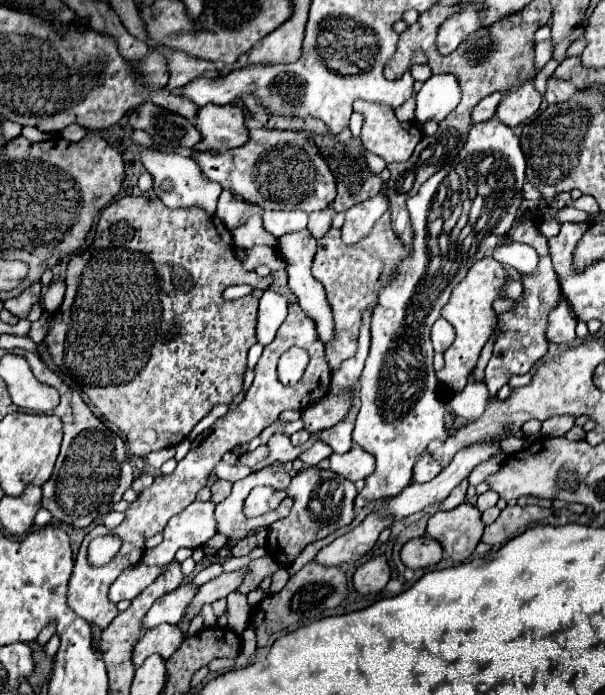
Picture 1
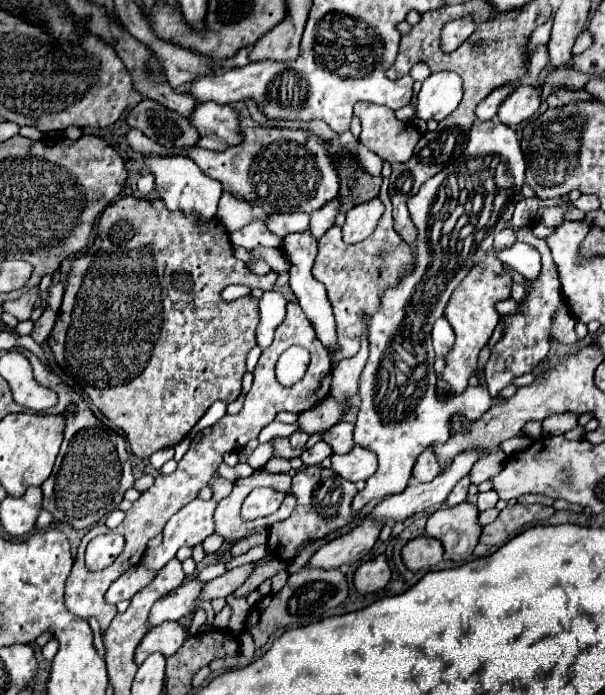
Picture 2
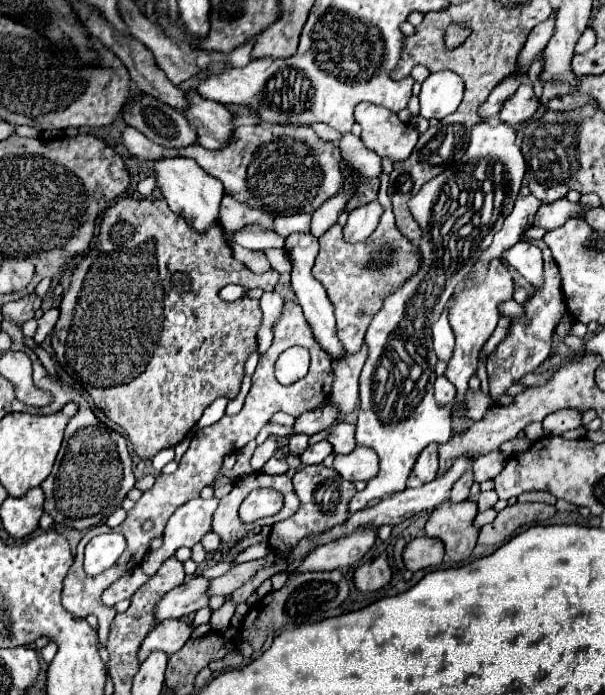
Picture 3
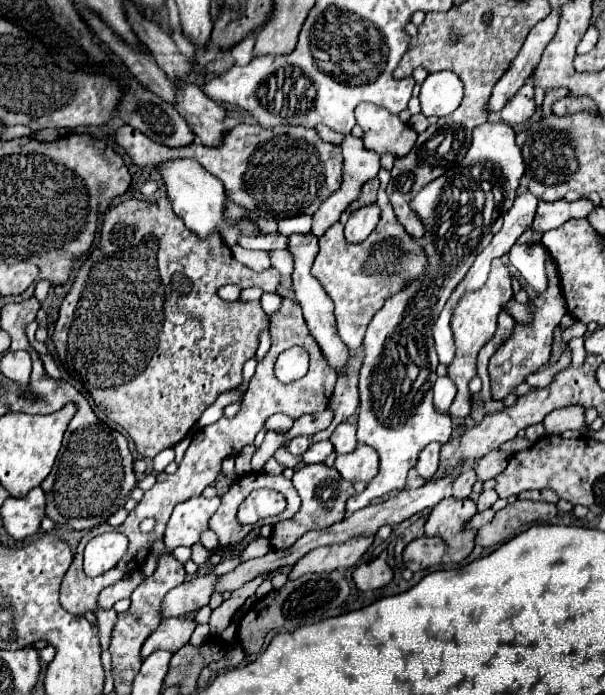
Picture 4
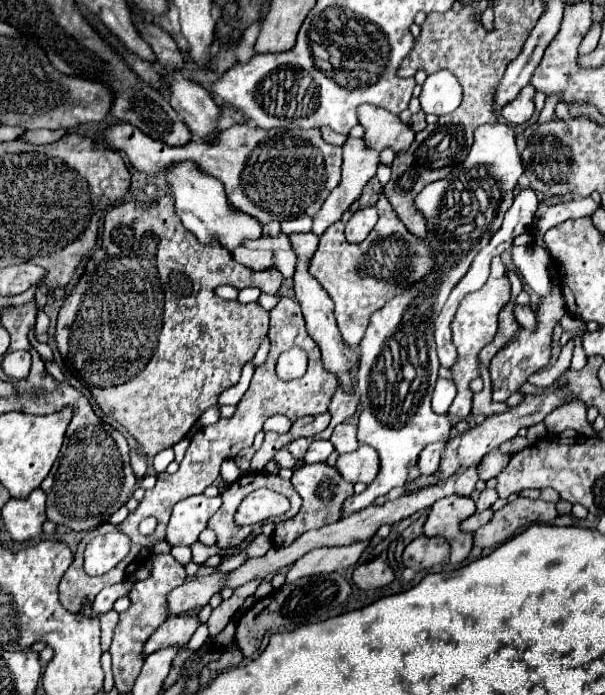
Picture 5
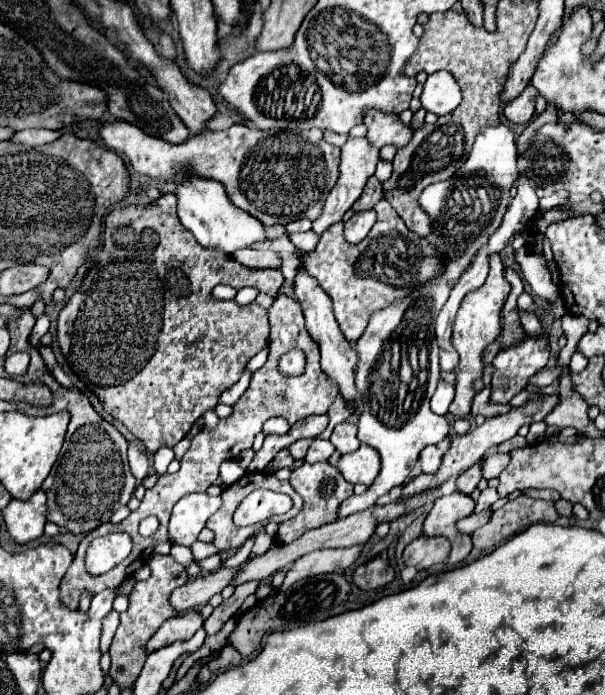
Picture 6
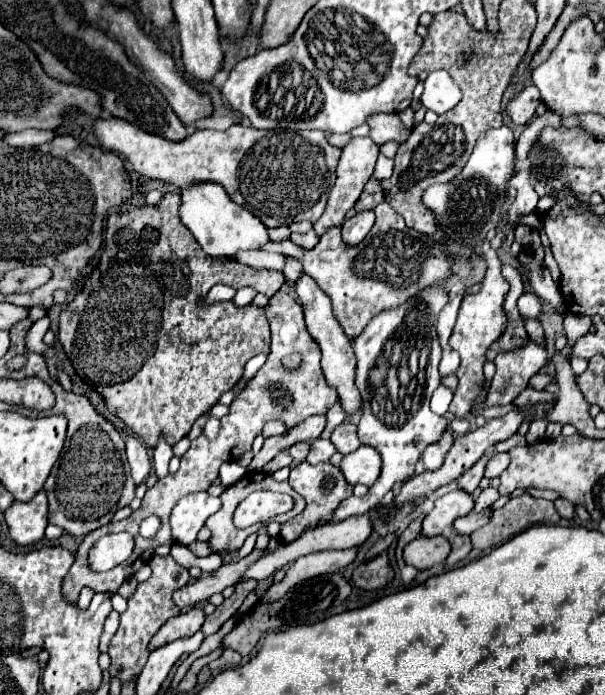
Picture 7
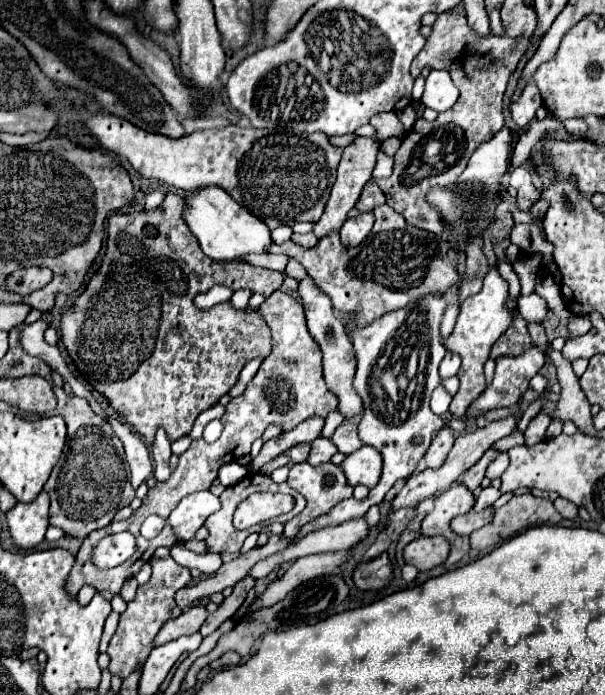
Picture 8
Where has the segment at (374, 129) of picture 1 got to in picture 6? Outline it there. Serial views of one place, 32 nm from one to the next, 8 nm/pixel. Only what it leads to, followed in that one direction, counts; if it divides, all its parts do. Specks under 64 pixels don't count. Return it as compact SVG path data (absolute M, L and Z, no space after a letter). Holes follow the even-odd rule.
M368 110L364 116L364 124L368 126L366 138L376 146L382 148L384 144L406 146L412 138L412 128L404 126L396 114L386 114L380 110Z

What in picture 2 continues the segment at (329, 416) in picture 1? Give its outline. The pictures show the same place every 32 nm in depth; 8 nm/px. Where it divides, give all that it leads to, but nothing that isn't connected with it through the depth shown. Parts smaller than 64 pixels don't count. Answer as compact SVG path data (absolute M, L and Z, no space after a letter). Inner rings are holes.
M328 396L318 406L314 406L308 412L302 412L298 416L298 430L308 432L308 434L326 432L340 420L342 414L344 414L342 404L338 404L332 396Z

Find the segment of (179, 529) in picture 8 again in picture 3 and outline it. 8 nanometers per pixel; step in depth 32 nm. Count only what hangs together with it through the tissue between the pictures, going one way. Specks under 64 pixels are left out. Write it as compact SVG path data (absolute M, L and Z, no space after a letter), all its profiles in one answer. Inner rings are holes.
M198 497L176 509L166 524L162 548L150 550L142 562L146 576L152 576L168 556L174 556L176 548L192 548L196 542L200 542L200 538L210 530L210 520L218 508L218 502L220 500L215 497Z

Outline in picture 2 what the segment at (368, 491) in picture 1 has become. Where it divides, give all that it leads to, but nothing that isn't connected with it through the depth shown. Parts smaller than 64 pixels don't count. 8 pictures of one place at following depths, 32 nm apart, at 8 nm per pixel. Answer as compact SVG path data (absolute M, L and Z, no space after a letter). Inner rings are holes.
M496 120L476 122L472 126L470 142L462 156L470 158L462 168L454 164L446 166L408 200L410 216L418 228L416 268L412 274L404 276L396 288L384 292L380 310L368 326L370 356L360 376L358 394L362 404L354 428L354 442L376 452L378 472L368 478L366 488L354 496L352 512L360 512L370 500L382 500L388 494L402 492L418 454L432 442L450 438L450 416L460 414L476 421L492 404L507 400L498 397L493 398L494 402L482 386L470 386L464 392L466 398L456 396L446 404L438 402L434 394L436 356L430 338L432 324L444 314L454 288L466 278L470 268L490 252L494 234L512 218L514 206L522 198L520 190L526 170L516 132ZM450 174L454 174L454 178ZM456 184L462 184L462 192Z

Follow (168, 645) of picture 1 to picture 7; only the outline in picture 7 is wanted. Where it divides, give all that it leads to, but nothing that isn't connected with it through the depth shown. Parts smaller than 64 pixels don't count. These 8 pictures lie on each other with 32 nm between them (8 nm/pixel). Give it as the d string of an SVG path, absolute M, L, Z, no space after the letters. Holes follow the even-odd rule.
M192 608L192 610L184 612L184 614L168 620L168 622L158 630L158 634L152 638L150 650L160 648L160 646L164 646L164 644L168 644L168 642L174 642L174 640L178 640L178 638L182 638L182 636L192 636L194 632L200 630L204 618L206 618L206 614L204 614L202 608Z

